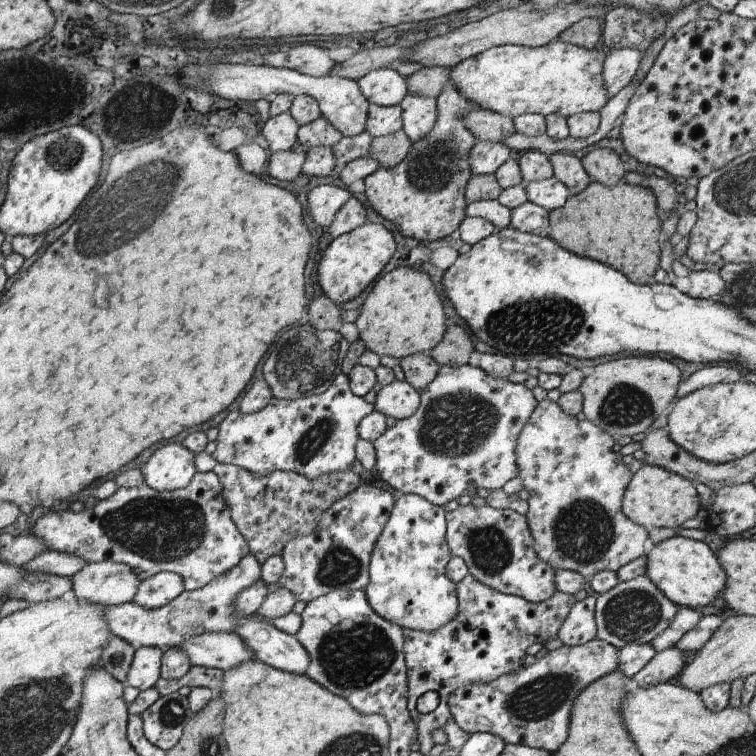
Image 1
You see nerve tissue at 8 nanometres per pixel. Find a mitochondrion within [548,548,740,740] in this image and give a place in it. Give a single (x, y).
(632, 614)

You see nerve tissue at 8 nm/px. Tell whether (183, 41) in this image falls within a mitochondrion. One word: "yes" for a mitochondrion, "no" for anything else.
no

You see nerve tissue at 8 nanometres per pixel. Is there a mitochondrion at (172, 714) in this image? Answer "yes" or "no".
yes

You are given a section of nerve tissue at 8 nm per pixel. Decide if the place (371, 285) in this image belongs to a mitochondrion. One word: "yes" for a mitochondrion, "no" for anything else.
no

